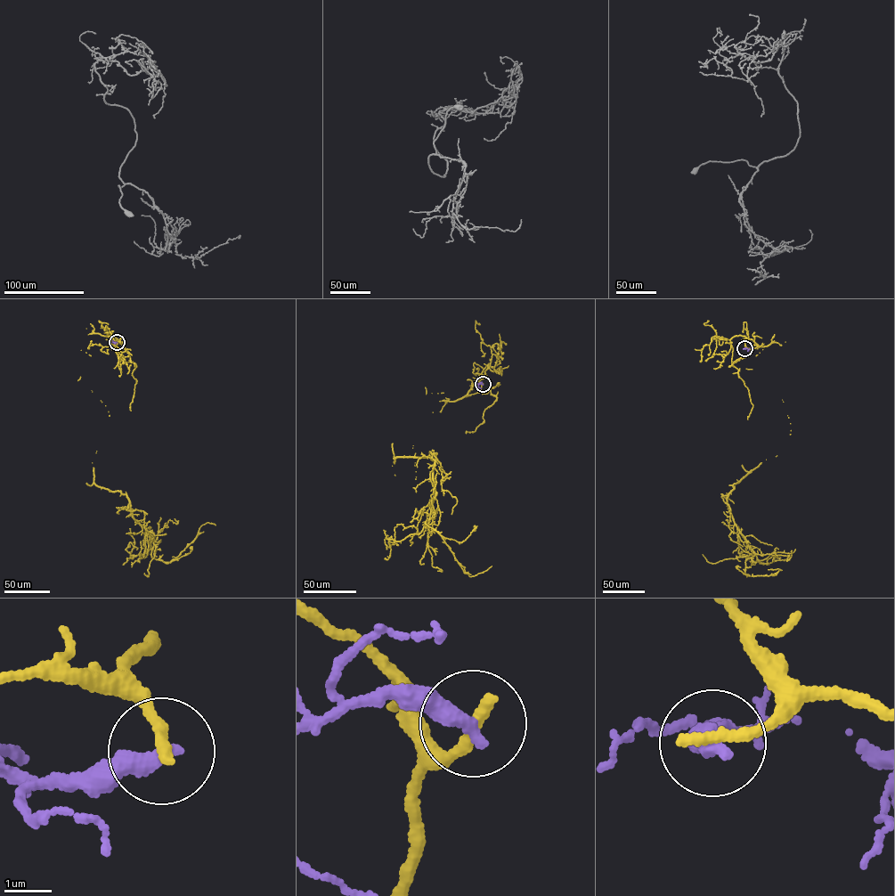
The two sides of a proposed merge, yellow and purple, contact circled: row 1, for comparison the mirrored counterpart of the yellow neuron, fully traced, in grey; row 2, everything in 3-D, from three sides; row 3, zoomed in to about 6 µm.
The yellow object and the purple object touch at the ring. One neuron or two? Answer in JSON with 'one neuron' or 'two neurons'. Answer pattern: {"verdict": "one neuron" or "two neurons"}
{"verdict": "two neurons"}

